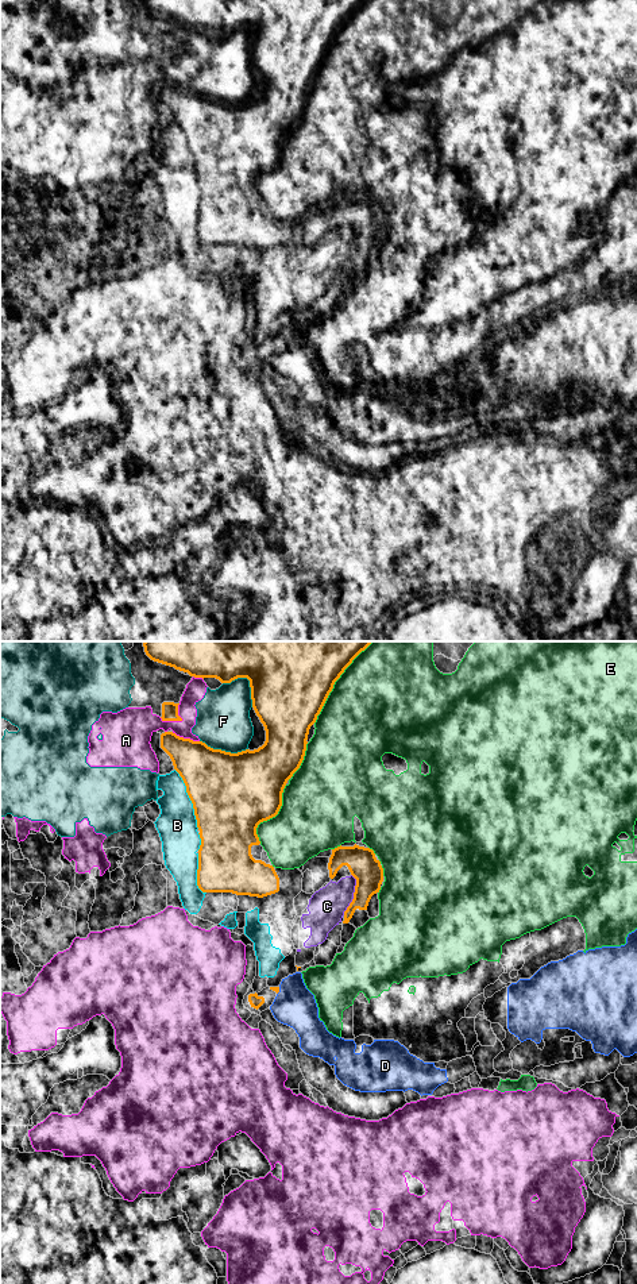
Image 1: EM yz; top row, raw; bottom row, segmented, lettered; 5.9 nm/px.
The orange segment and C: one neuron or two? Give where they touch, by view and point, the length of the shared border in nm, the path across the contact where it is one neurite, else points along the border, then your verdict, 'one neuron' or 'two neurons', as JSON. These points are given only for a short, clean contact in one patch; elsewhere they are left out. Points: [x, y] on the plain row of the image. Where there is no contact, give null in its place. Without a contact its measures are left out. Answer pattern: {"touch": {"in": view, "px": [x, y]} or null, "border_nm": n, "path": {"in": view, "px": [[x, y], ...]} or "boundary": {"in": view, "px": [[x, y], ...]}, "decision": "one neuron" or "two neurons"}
{"touch": {"in": "yz", "px": [354, 246]}, "border_nm": 260, "boundary": {"in": "yz", "px": [[351, 226], [355, 231], [355, 243], [352, 253], [343, 266]]}, "decision": "two neurons"}

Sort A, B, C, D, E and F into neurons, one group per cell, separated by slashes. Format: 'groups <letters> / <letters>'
groups A / B C / D / E / F

